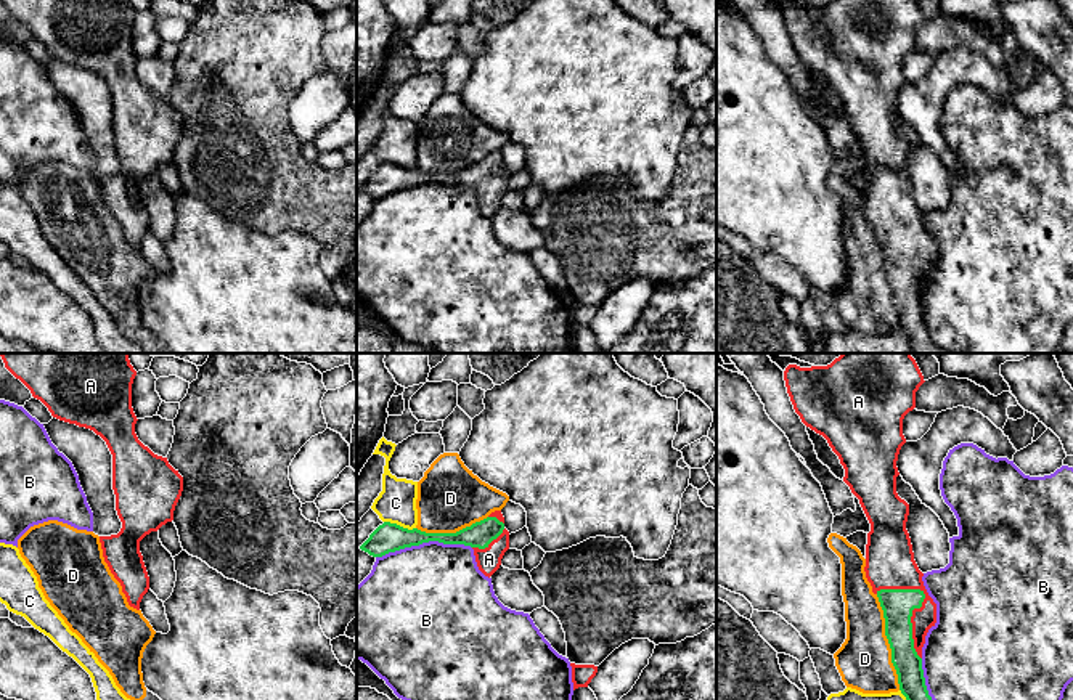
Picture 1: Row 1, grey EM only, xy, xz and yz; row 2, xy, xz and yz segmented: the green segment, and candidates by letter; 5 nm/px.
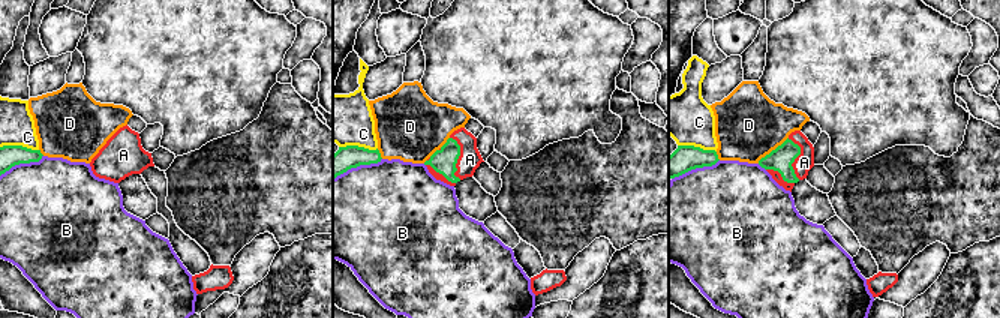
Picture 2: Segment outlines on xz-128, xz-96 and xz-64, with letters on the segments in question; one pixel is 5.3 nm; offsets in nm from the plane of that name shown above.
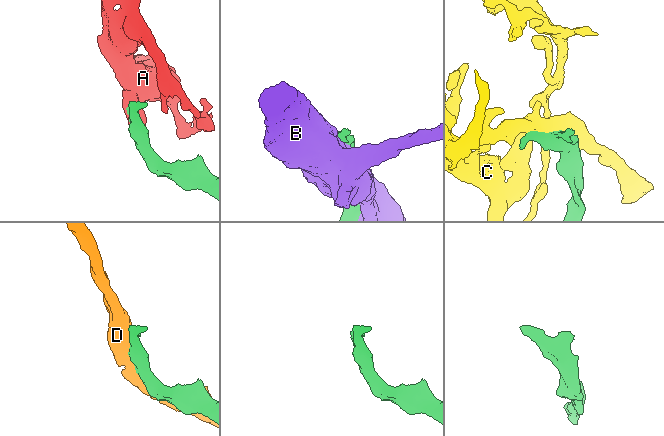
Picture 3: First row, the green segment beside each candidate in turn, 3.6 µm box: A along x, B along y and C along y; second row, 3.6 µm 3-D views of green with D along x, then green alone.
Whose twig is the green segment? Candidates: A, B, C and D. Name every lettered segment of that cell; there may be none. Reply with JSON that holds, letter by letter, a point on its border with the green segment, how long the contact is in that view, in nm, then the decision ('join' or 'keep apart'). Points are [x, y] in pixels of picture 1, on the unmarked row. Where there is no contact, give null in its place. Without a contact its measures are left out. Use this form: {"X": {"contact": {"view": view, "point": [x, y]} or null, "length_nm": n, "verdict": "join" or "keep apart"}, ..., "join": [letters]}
{"A": {"contact": {"view": "yz", "point": [921, 246]}, "length_nm": 420, "verdict": "join"}, "B": {"contact": {"view": "xz", "point": [423, 182]}, "length_nm": 480, "verdict": "keep apart"}, "C": {"contact": {"view": "xz", "point": [399, 166]}, "length_nm": 170, "verdict": "keep apart"}, "D": {"contact": {"view": "yz", "point": [889, 283]}, "length_nm": 500, "verdict": "keep apart"}, "join": ["A"]}

